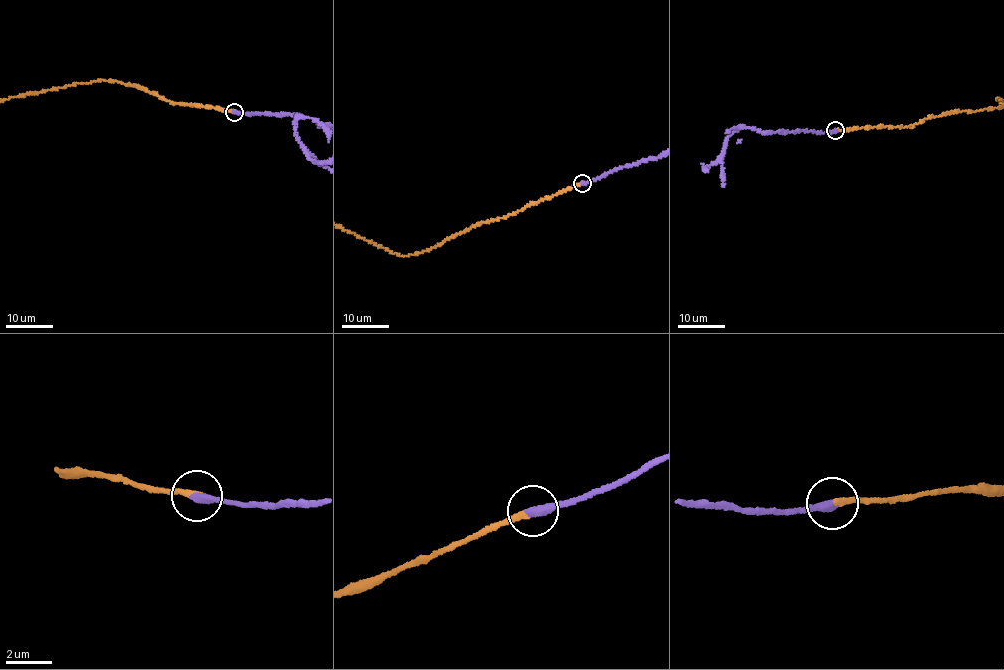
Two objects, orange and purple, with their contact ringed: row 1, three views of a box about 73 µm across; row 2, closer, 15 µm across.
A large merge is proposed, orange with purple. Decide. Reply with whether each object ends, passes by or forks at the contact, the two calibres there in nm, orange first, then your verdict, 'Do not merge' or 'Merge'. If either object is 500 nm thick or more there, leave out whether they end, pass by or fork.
At the ring orange ends. At the ring purple ends. Thickness 280 nm (orange) against 440 nm. Merge

